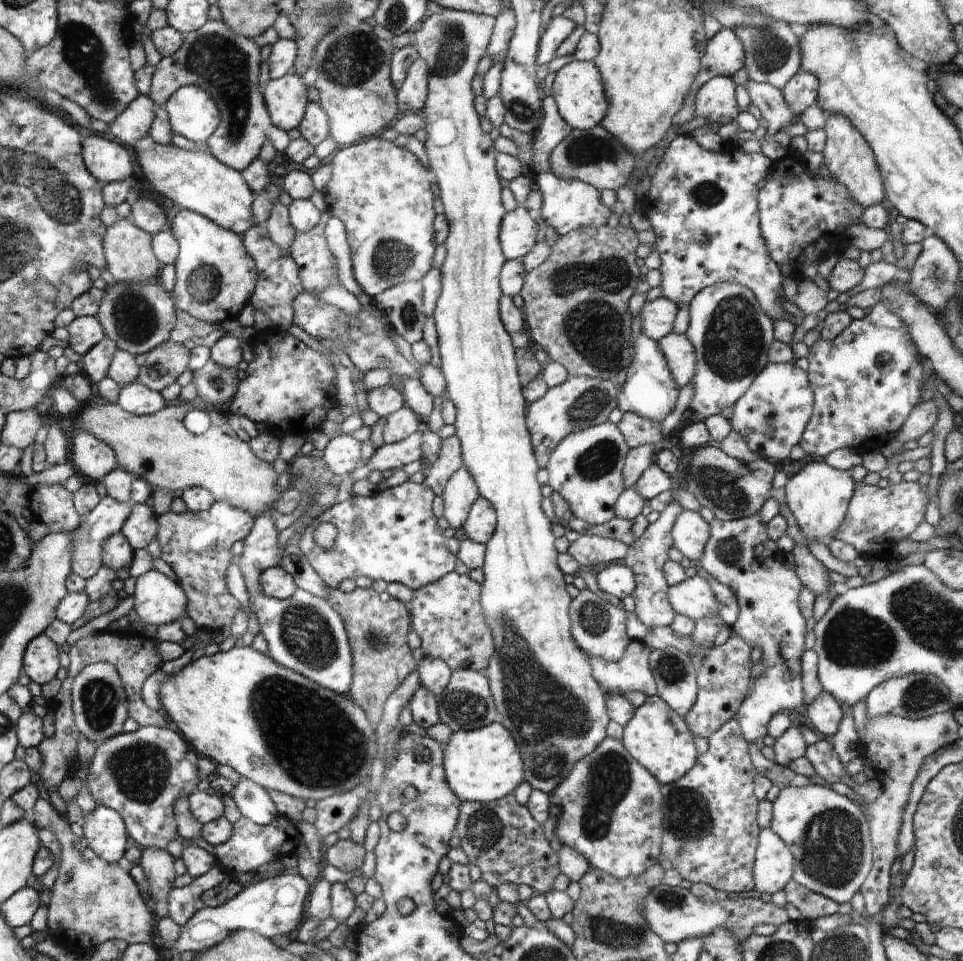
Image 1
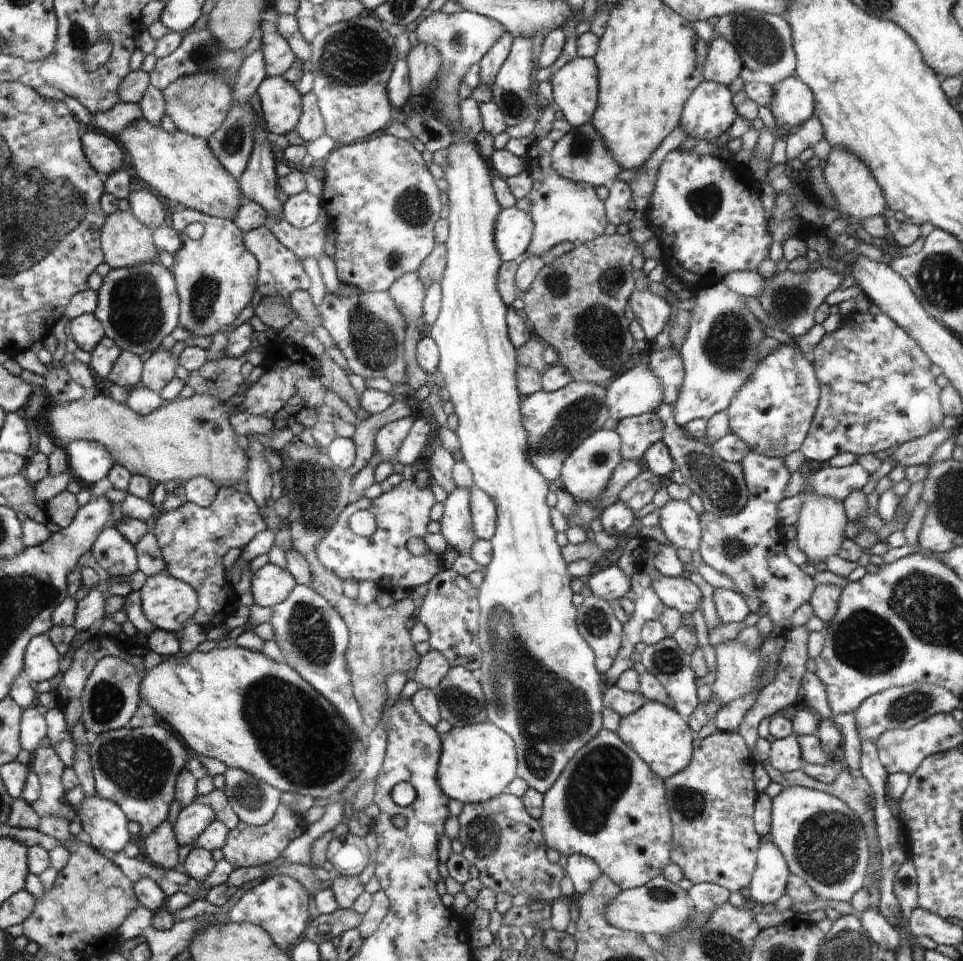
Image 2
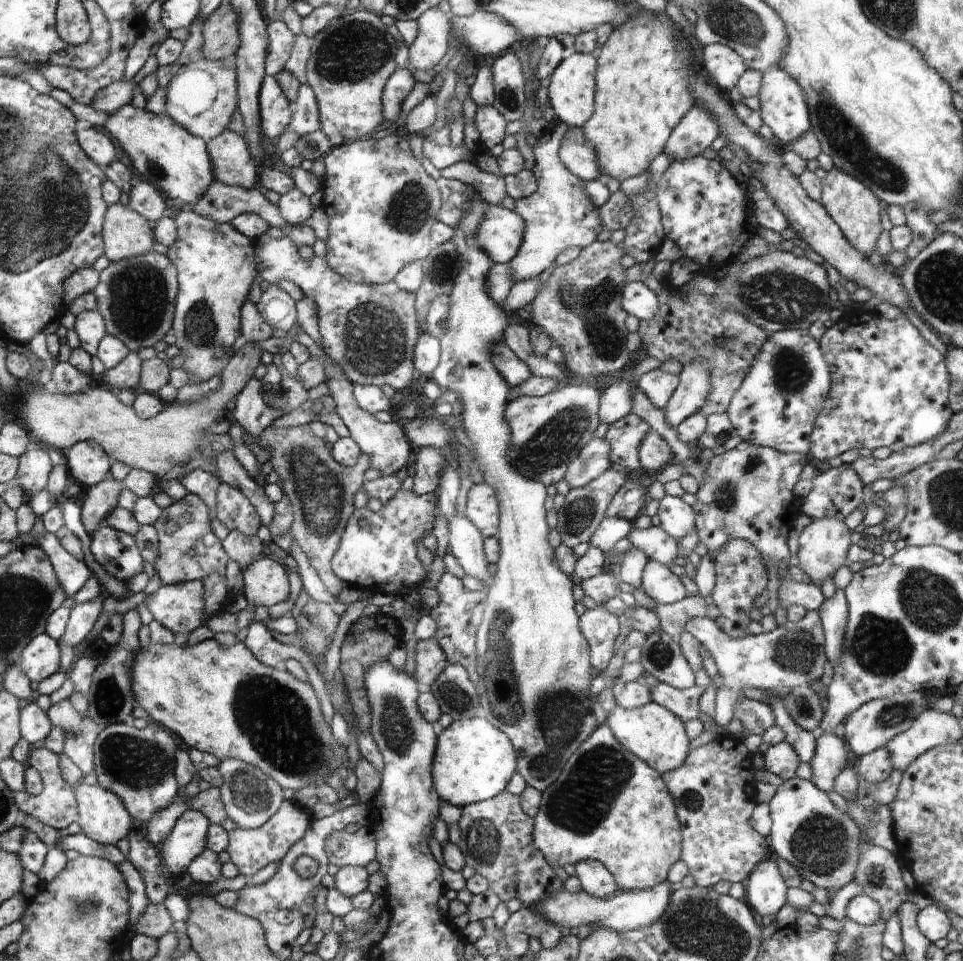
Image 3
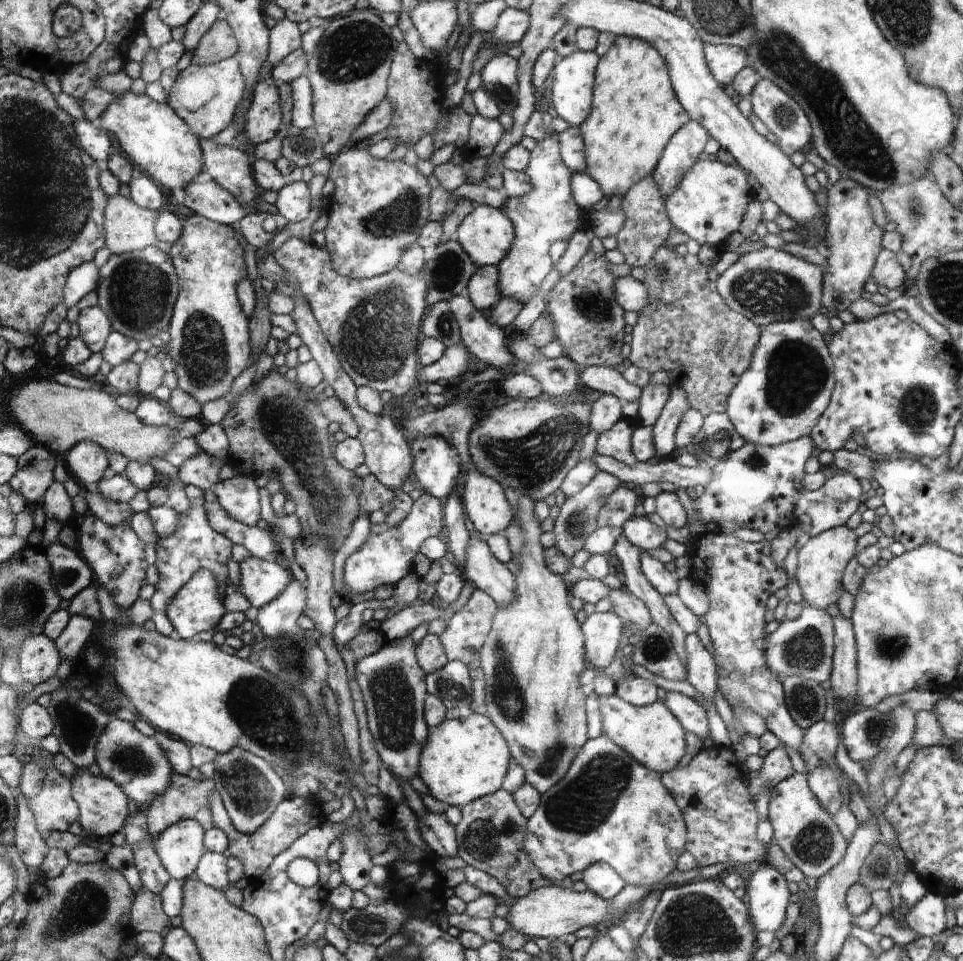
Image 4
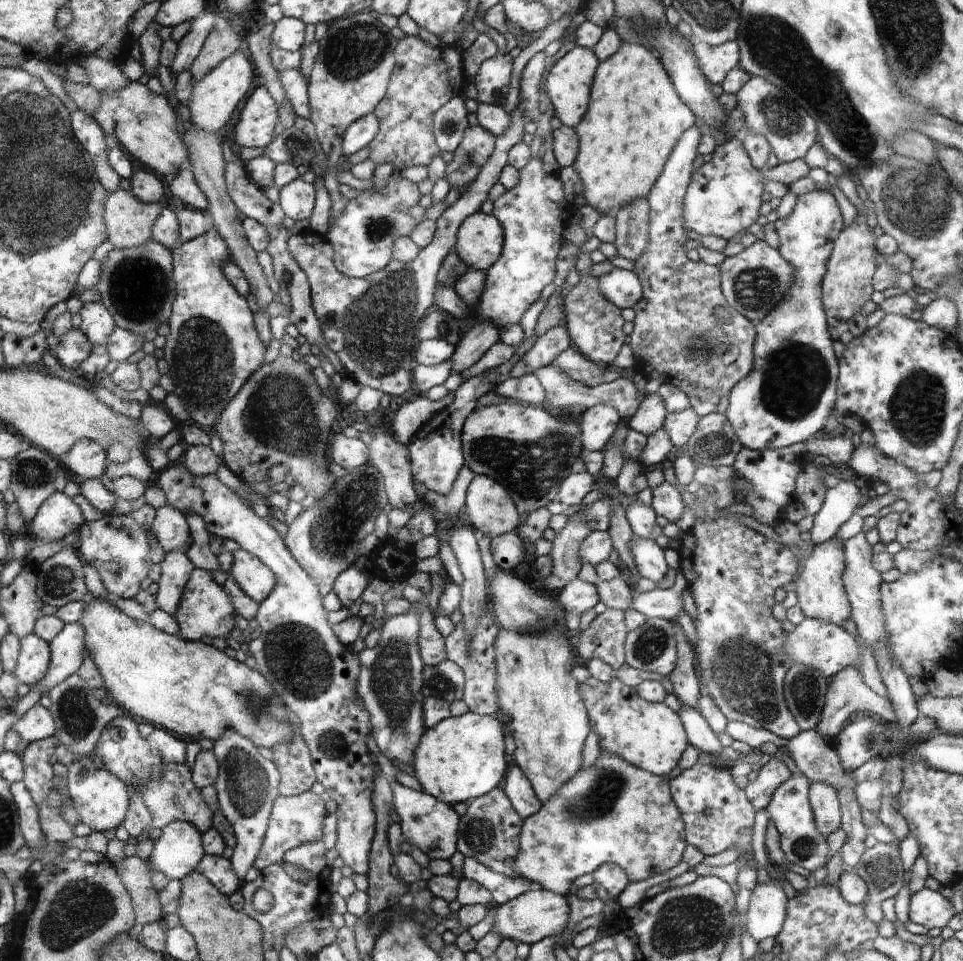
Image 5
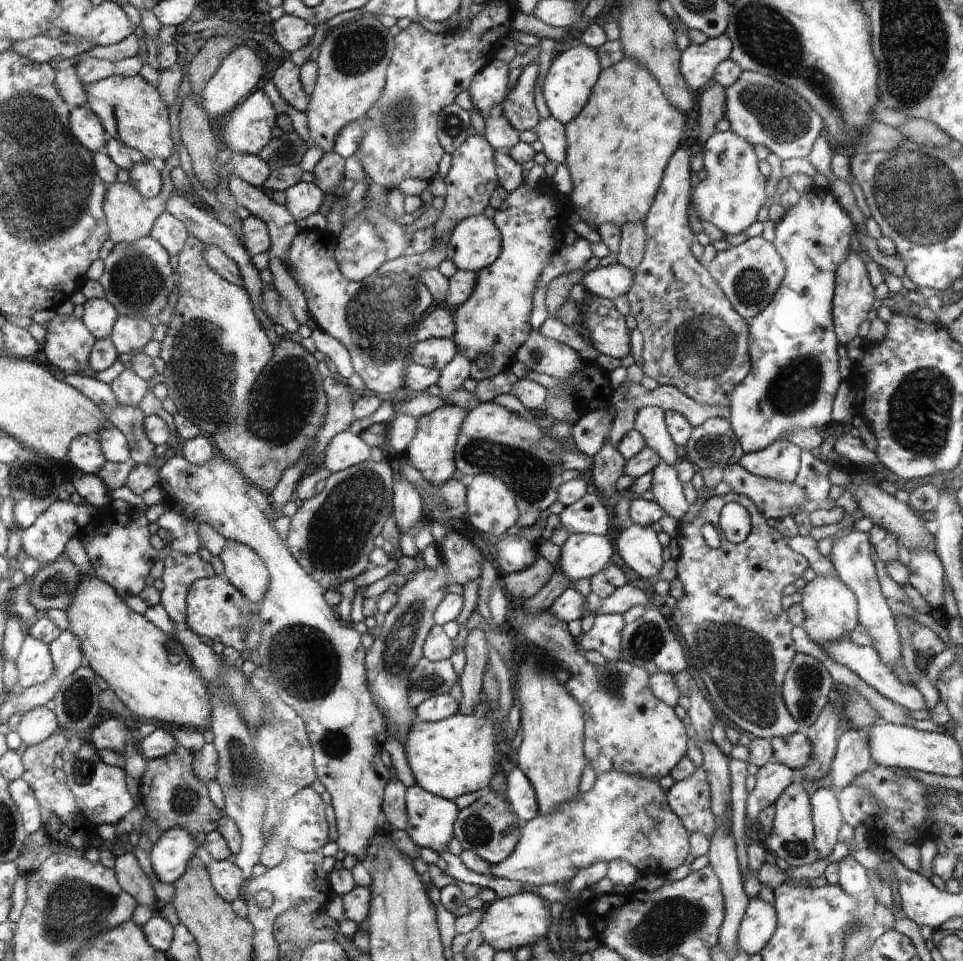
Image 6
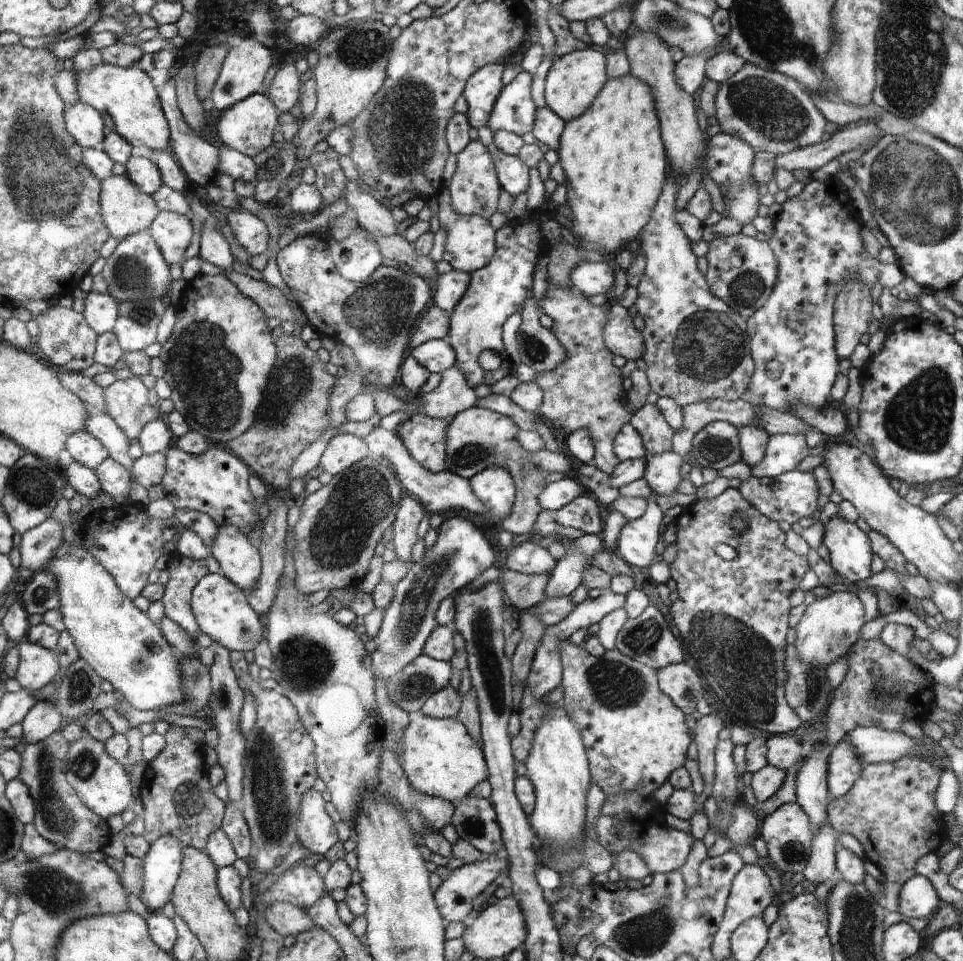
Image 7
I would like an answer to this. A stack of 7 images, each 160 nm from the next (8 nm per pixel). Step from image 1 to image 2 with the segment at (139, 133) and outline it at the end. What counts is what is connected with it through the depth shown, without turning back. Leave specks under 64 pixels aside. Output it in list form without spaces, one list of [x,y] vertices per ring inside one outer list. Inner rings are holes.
[[[120,101],[110,111],[100,111],[93,113],[92,125],[109,135],[118,137],[120,133],[124,132],[124,128],[139,118],[143,117],[139,104],[125,103]]]

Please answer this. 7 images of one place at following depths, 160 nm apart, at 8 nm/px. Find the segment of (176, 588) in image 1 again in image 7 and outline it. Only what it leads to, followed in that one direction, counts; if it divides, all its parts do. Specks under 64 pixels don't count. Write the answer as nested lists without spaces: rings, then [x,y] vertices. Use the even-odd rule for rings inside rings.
[[[221,572],[208,573],[200,579],[198,586],[191,592],[191,608],[194,610],[201,632],[208,634],[213,642],[218,642],[229,651],[254,650],[256,644],[266,634],[259,613],[248,602],[248,594]]]

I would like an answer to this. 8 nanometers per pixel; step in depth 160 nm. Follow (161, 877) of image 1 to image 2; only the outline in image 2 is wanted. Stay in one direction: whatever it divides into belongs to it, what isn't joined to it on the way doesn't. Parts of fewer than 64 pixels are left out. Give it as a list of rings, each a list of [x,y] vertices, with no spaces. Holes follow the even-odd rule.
[[[169,821],[144,838],[146,859],[164,870],[174,869],[178,864],[178,848],[179,843]]]

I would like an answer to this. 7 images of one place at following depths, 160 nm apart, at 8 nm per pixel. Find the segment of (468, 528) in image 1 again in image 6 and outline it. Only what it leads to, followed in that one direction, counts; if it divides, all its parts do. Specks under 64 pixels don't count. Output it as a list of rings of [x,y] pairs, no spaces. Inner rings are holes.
[[[492,473],[473,476],[466,484],[466,488],[468,520],[474,528],[489,536],[492,541],[501,538],[508,528],[517,524],[519,520],[518,503],[514,493],[500,476],[494,476]]]

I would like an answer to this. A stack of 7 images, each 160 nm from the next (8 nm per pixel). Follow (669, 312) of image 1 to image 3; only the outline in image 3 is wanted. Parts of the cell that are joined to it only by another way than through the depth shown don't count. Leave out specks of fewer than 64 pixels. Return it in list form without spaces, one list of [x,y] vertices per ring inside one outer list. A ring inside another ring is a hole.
[[[642,281],[629,282],[622,294],[622,303],[628,314],[633,314],[638,320],[650,320],[659,310],[659,299]]]

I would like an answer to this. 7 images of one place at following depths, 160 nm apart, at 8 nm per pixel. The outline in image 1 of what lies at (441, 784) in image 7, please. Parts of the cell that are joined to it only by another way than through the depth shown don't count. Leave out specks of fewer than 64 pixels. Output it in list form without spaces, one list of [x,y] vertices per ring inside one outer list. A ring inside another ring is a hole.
[[[499,722],[472,731],[454,732],[444,750],[443,768],[447,770],[448,784],[460,800],[492,803],[514,795],[520,784],[527,780],[518,742]]]

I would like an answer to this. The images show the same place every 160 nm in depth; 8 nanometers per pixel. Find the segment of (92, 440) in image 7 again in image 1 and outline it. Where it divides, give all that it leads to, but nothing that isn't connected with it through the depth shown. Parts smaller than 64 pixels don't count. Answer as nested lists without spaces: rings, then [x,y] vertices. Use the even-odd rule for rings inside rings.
[[[80,432],[72,439],[72,463],[80,474],[103,482],[113,471],[120,468],[116,450],[92,432]]]

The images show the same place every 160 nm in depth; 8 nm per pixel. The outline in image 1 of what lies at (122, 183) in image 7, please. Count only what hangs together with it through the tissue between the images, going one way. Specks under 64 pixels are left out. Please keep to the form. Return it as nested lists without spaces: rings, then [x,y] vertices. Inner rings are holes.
[[[121,219],[116,222],[114,227],[109,228],[106,236],[107,258],[109,261],[109,270],[114,274],[117,282],[124,282],[124,284],[132,284],[132,282],[142,282],[142,280],[154,280],[160,273],[160,262],[155,256],[154,236],[150,233],[144,232],[138,225],[130,220]]]

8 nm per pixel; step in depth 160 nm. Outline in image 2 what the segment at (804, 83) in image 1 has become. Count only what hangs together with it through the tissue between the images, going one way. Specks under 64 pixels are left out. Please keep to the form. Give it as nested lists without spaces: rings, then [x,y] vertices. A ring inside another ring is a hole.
[[[790,76],[773,87],[769,108],[778,126],[778,134],[786,135],[800,128],[815,112],[815,97],[799,77]]]

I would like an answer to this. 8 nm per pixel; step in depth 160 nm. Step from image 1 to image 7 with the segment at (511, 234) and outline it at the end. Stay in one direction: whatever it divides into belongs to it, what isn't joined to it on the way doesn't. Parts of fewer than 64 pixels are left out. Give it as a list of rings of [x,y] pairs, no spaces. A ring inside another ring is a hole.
[[[444,187],[444,192],[438,192],[436,197],[439,203],[438,224],[443,225],[447,236],[443,260],[448,262],[454,270],[469,274],[486,267],[497,251],[497,246],[494,246],[494,228],[490,226],[490,222],[478,215],[457,213],[451,207],[451,194],[447,187]]]

